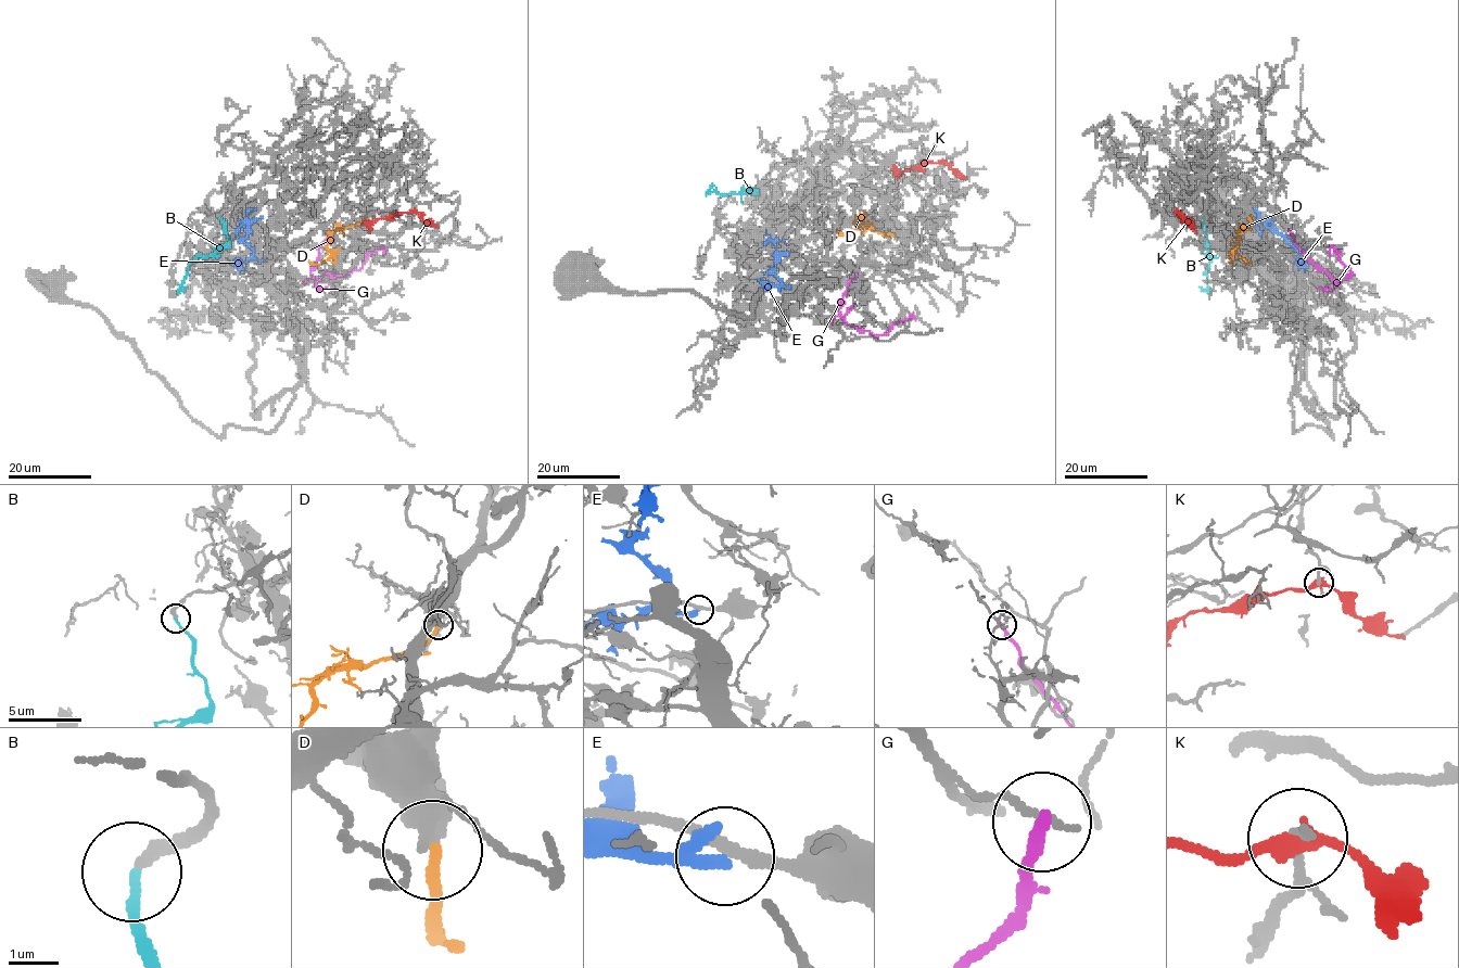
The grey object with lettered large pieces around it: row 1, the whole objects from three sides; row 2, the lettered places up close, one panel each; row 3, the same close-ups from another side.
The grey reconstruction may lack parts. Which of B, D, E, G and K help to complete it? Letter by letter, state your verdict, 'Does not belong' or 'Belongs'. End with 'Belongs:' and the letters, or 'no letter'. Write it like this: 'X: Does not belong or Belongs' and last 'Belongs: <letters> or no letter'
B: Belongs
D: Does not belong
E: Does not belong
G: Does not belong
K: Does not belong
Belongs: B

